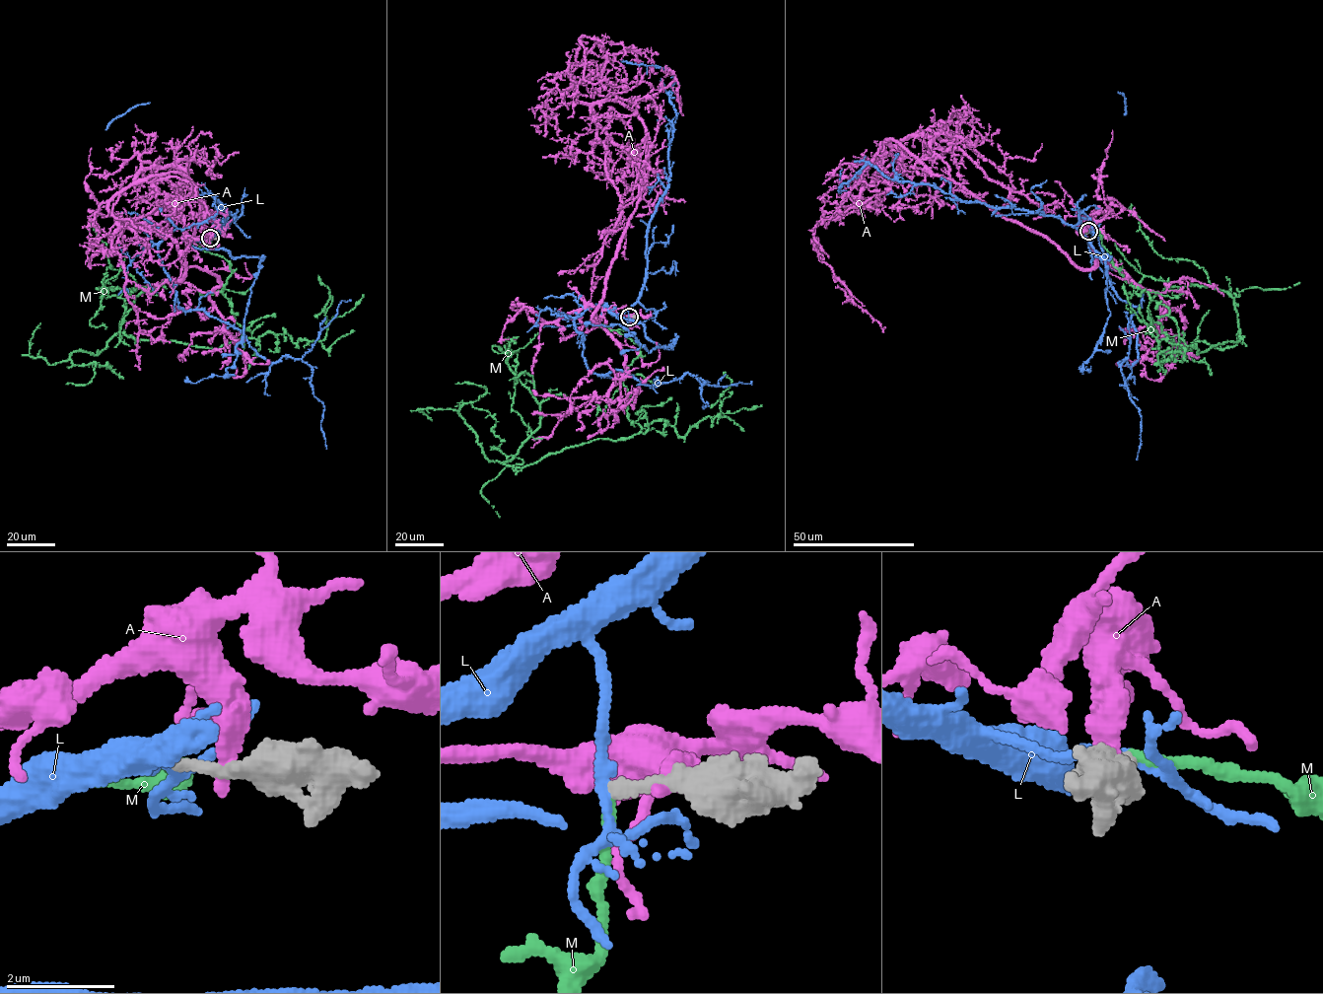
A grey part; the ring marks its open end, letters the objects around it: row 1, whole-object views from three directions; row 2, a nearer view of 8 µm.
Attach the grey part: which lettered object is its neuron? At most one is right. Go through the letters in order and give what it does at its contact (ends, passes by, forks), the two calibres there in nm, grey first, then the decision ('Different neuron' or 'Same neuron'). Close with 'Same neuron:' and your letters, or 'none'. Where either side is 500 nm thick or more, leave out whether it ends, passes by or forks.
A: Thickness 500 nm (grey) against 380 nm. Different neuron
L: It forks there. Thickness 240 nm (grey) against 150 nm. Different neuron
M: It ends there. Thickness 240 nm (grey) against 190 nm. Same neuron
Same neuron: M

